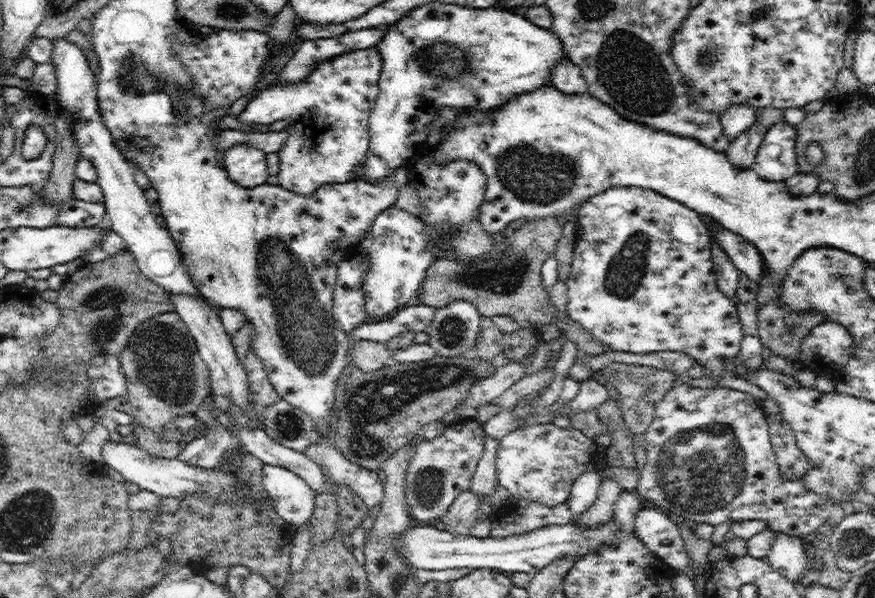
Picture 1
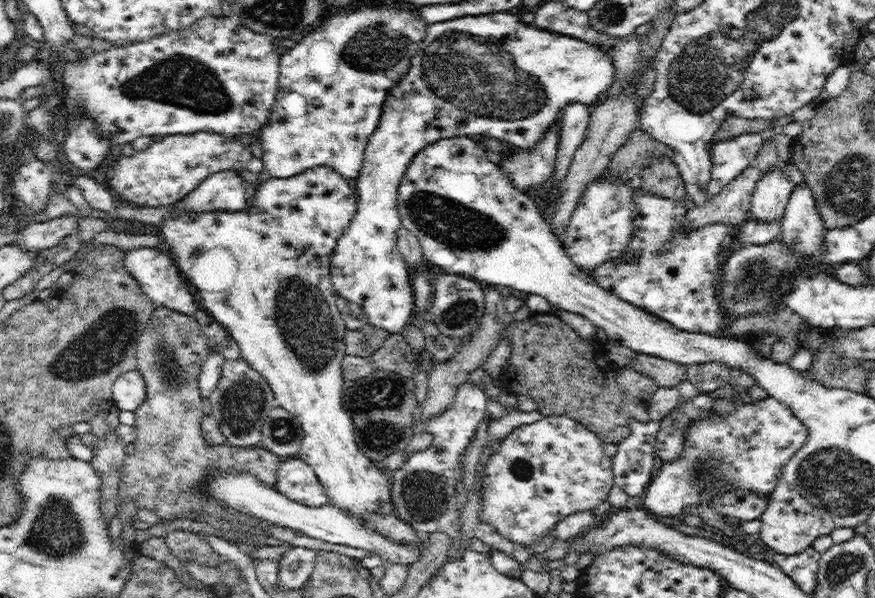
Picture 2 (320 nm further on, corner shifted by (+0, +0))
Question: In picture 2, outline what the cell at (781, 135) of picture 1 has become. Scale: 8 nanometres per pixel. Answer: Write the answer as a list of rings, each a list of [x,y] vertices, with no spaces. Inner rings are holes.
[[[780,165],[774,166],[766,174],[761,174],[760,180],[756,182],[748,216],[762,222],[780,220],[794,188],[796,185],[781,172]]]

